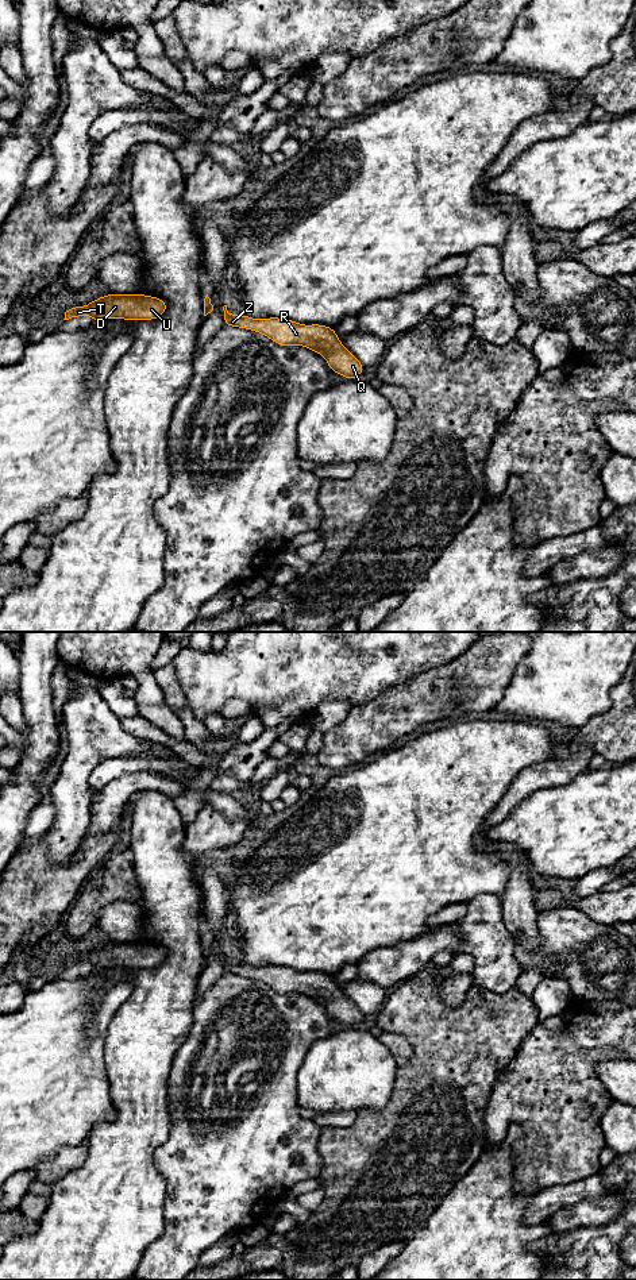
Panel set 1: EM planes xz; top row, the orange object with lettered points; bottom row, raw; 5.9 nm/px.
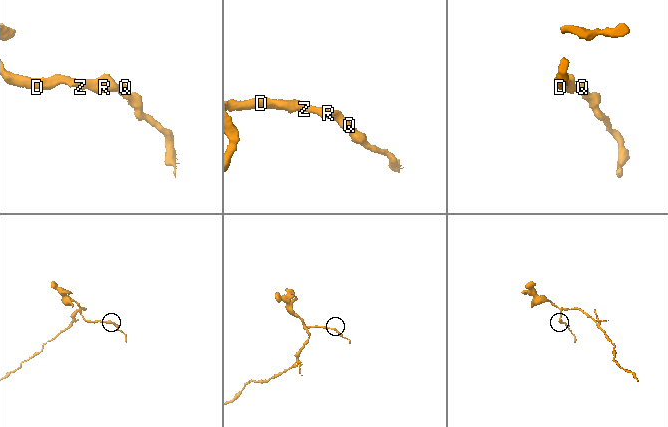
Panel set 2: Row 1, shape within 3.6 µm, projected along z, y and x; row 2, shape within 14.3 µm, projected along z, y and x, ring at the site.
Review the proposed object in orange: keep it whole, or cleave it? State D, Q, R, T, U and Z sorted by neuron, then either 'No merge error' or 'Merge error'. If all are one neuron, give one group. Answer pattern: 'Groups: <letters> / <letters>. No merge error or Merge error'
Groups: D Q R T U Z. No merge error

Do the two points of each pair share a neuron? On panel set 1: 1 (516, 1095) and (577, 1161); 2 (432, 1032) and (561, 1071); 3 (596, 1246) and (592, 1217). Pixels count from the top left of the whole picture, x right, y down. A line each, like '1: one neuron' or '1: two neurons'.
1: one neuron
2: two neurons
3: two neurons

